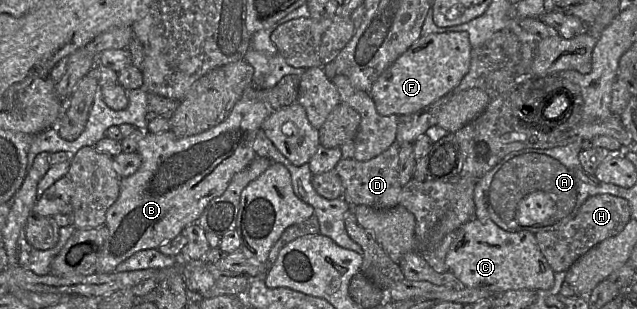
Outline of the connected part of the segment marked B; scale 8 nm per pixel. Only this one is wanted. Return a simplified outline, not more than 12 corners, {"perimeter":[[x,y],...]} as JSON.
{"perimeter":[[272,111],[147,132],[107,210],[96,273],[197,222],[254,160]]}

